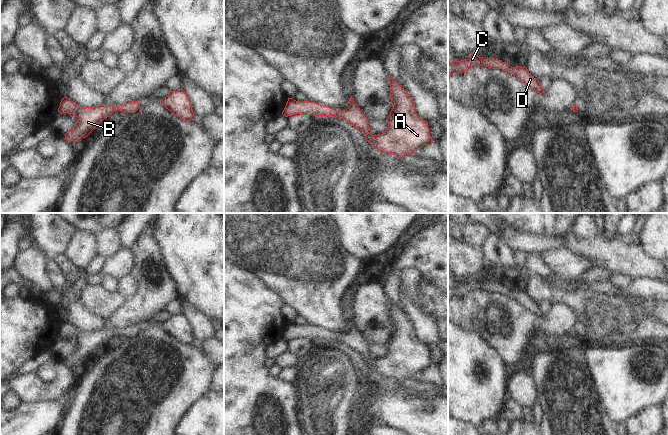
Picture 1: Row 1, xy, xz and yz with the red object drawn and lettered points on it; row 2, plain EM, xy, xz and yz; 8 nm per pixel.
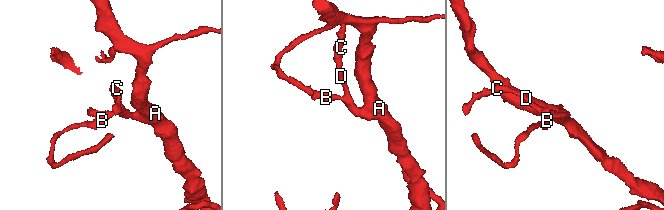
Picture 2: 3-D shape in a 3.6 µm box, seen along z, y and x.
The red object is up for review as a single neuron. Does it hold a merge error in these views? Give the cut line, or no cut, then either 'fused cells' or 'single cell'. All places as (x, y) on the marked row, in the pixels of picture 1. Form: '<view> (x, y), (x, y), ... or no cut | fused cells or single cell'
no cut | single cell

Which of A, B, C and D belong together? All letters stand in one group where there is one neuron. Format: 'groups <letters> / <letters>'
groups A B C D

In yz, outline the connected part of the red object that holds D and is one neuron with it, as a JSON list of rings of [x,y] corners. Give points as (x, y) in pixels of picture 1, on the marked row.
[[[472,54],[468,59],[461,61],[453,61],[452,59],[448,59],[448,76],[454,73],[465,72],[474,65],[481,65],[492,69],[502,69],[518,77],[521,81],[526,83],[528,87],[535,90],[537,93],[542,94],[545,92],[539,81],[529,73],[526,67],[517,66],[513,68],[508,63],[502,62],[501,60],[495,60],[491,58],[484,59],[483,57]]]

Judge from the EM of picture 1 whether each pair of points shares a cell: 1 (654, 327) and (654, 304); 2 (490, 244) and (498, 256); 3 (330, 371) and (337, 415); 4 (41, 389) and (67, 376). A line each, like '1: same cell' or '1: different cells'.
1: different cells
2: same cell
3: same cell
4: same cell

